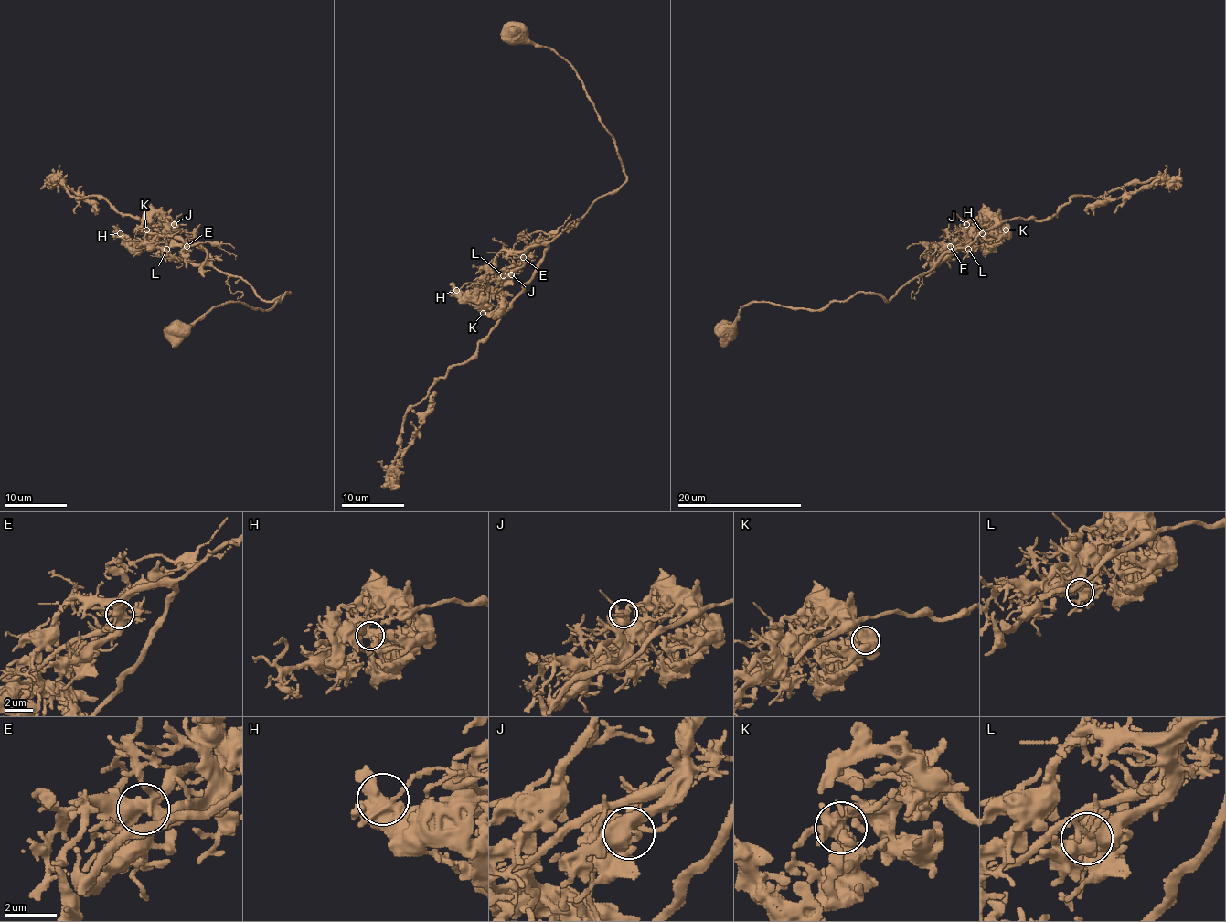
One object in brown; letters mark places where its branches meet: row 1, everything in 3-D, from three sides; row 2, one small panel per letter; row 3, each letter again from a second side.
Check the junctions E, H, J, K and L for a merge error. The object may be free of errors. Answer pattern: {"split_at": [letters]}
{"split_at": ["E"]}

